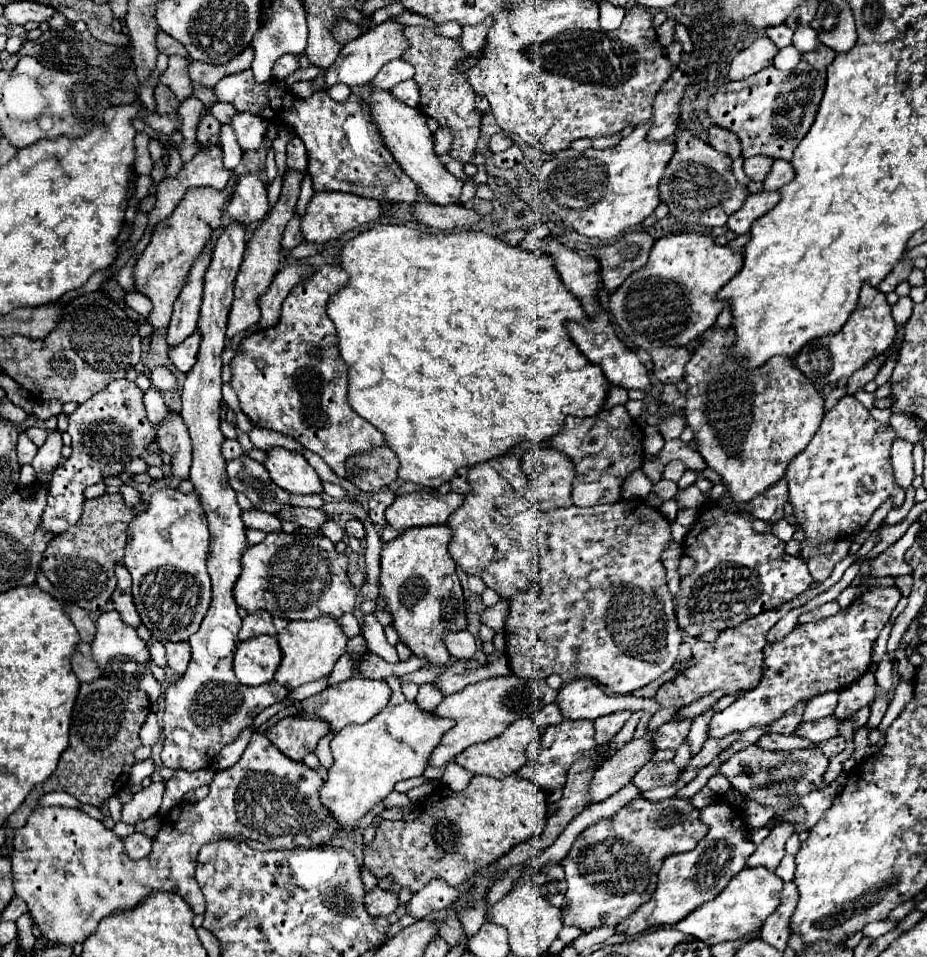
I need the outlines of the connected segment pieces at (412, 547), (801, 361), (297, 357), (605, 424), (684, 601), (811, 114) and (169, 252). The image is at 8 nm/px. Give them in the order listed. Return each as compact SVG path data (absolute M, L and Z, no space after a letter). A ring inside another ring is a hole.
M425 526L409 528L399 534L395 540L387 542L381 550L381 576L379 576L379 594L385 600L389 612L393 614L393 628L399 634L399 640L409 646L413 656L425 658L431 666L449 666L451 654L443 642L443 636L449 632L459 632L467 628L465 616L465 596L455 572L455 562L451 560L447 546L451 540L451 530L447 526Z
M865 282L861 286L857 306L851 312L847 324L837 334L829 334L829 336L811 340L811 344L805 346L797 354L797 368L805 374L805 378L809 378L813 382L813 386L817 390L821 390L825 386L833 386L839 380L849 378L855 370L863 368L867 362L871 362L879 354L883 354L895 338L895 328L897 326L891 316L891 306L887 304L885 294L881 290L877 290L875 286L871 286L869 282Z
M319 266L315 268L313 276L291 290L291 294L283 302L281 320L277 326L261 328L247 336L241 342L241 350L231 360L233 366L233 390L237 392L241 410L249 416L249 420L255 426L269 428L283 432L295 440L299 440L307 450L319 454L337 476L345 476L345 458L351 454L357 454L359 450L369 450L371 446L385 444L383 434L369 424L365 418L357 416L351 406L347 404L347 370L337 354L337 332L335 326L331 326L331 318L325 312L325 304L333 292L337 292L341 286L347 284L347 272L343 272L337 266ZM317 346L321 348L323 356L319 360L313 360L307 356L307 352ZM257 360L263 360L265 366L257 368Z
M613 406L611 410L601 410L595 416L577 418L567 416L559 434L555 434L545 444L559 448L575 462L575 482L573 482L573 502L575 506L595 506L595 504L613 504L621 498L621 484L627 474L641 468L643 460L643 430L627 414L625 406Z
M781 480L747 504L733 504L725 494L723 508L713 504L701 506L699 518L683 542L683 554L691 556L697 566L681 580L681 600L677 606L677 622L691 636L701 634L715 620L737 626L763 610L781 606L813 584L807 564L797 556L785 554L783 542L777 536L759 534L747 520L729 512L729 508L745 510L753 518L774 524L784 517L787 500L787 482Z
M819 44L811 52L801 54L797 68L791 72L769 66L745 80L727 82L709 98L705 114L711 124L739 136L743 158L767 156L789 160L815 120L815 112L825 90L825 68L833 62L833 58L835 52Z
M191 188L187 190L179 206L173 210L173 214L155 226L151 242L147 244L145 252L139 256L133 268L133 280L135 280L137 290L143 292L153 304L153 310L145 320L155 330L167 330L167 322L171 322L171 314L173 314L173 302L185 282L189 266L193 264L193 260L197 258L197 254L203 250L205 242L211 236L207 228L209 230L219 228L221 206L227 200L229 200L227 192L219 192L215 188Z

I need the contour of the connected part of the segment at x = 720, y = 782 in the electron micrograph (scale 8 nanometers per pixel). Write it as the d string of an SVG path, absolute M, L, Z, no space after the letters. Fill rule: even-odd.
M716 774L711 777L708 780L706 786L721 796L725 795L729 790L732 789L732 786L727 780L727 777L721 774Z

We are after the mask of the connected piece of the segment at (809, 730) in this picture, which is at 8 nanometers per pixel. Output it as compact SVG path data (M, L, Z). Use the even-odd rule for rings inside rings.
M827 716L817 722L801 722L797 728L797 734L811 740L811 742L823 742L823 740L839 736L841 724L843 724L843 720L839 720L835 716Z

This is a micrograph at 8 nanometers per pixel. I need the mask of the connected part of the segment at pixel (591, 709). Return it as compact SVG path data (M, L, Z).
M579 678L565 684L559 690L559 708L565 718L577 720L595 720L605 714L613 714L615 710L644 711L655 714L660 710L654 698L635 697L631 694L623 696L607 696L595 682L589 678Z

